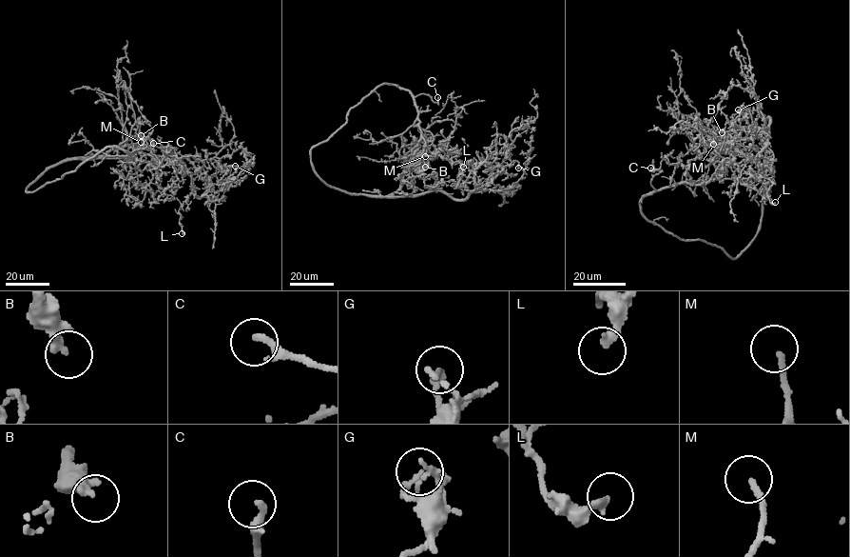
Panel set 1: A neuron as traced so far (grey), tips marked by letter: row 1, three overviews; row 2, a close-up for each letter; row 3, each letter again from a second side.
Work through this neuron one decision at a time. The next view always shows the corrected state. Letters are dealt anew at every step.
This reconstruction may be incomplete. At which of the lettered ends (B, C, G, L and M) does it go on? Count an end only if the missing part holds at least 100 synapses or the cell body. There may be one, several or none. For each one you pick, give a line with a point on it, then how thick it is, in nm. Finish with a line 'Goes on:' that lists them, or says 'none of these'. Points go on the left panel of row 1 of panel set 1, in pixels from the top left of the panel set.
Goes on: none of these

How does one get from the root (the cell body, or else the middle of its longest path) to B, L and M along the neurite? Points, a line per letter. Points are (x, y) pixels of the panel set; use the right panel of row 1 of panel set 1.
B: (734, 139), (726, 146), (718, 137), (712, 142), (713, 133), (705, 122), (722, 132)
L: (734, 139), (765, 137), (768, 131), (767, 146), (754, 161), (751, 172), (772, 182), (766, 197), (775, 202)
M: (734, 139), (723, 147), (720, 154), (711, 152), (713, 144)

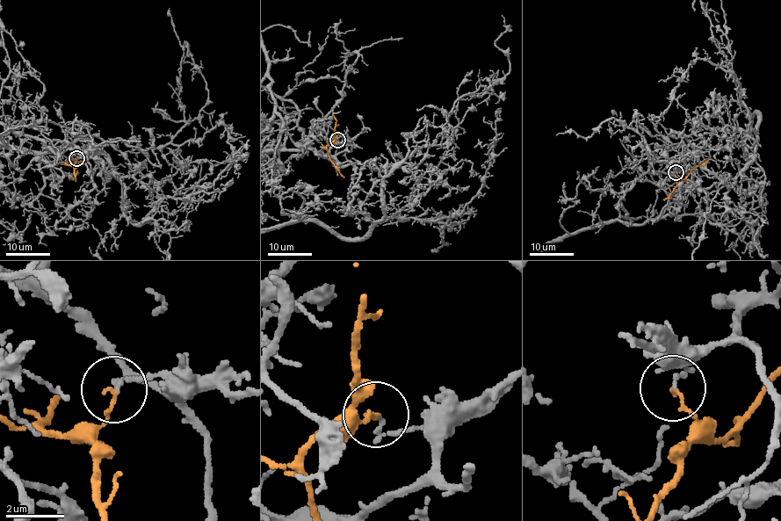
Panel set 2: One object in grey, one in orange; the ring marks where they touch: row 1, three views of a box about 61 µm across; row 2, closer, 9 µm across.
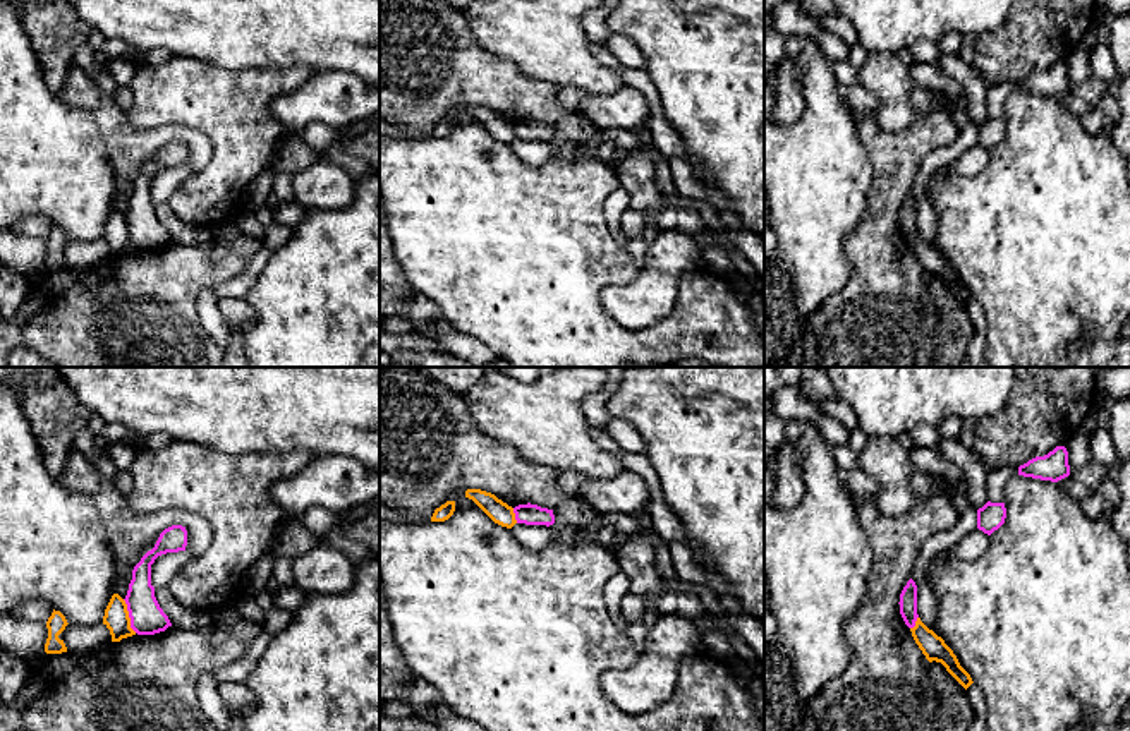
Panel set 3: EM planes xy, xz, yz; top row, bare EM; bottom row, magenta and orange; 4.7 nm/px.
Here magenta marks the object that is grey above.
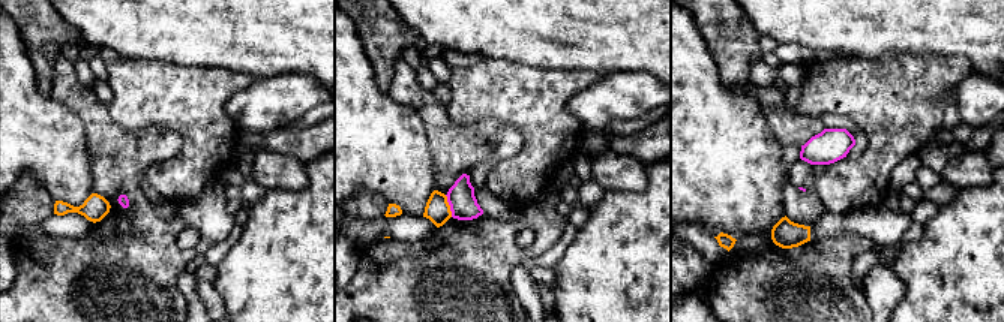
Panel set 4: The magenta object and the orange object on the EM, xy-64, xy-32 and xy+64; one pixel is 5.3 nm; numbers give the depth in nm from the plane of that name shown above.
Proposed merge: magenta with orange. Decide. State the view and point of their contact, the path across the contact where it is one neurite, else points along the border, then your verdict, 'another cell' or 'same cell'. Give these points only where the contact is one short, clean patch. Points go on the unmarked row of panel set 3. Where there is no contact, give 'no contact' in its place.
xy (129, 232) | along xy (122, 215), (129, 241), (136, 247) | another cell

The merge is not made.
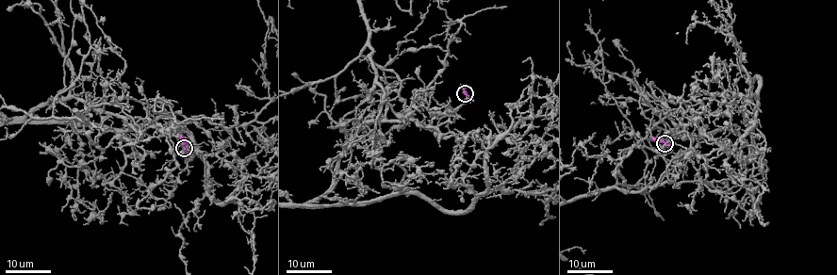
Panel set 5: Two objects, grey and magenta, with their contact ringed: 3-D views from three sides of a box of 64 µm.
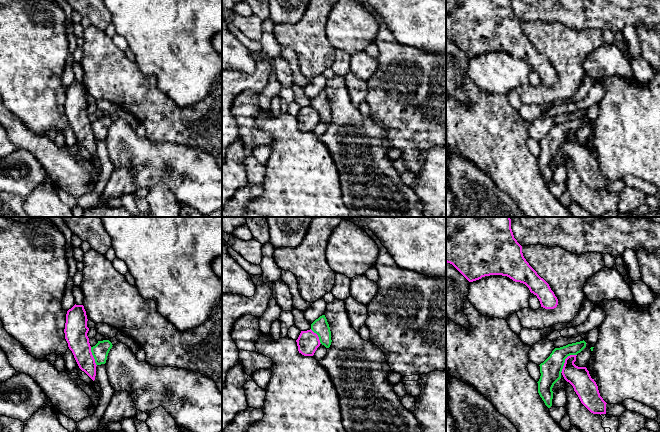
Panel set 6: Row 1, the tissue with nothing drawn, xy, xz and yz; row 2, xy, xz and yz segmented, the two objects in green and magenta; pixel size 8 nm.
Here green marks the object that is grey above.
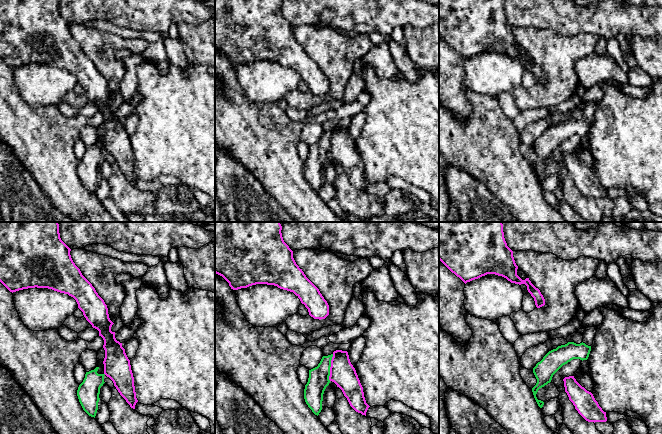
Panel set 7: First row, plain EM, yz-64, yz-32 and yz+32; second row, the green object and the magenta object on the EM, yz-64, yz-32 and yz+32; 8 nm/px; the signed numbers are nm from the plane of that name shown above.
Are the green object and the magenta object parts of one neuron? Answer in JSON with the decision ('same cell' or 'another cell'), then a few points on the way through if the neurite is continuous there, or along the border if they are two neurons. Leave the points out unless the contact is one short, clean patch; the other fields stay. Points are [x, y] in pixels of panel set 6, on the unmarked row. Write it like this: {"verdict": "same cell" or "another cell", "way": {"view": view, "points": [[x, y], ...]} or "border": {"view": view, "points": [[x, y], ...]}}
{"verdict": "another cell", "border": {"view": "yz", "points": [[576, 130], [570, 130], [565, 135], [560, 148]]}}

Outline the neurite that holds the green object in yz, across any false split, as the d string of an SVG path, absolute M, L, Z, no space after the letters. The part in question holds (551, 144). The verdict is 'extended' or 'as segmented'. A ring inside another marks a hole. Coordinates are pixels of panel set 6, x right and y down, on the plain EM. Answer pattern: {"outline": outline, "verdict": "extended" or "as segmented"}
{"outline": "M583 116L560 124L555 124L550 132L539 141L541 152L537 158L538 169L548 184L552 182L552 164L554 160L561 154L561 148L565 135L570 131L577 131L585 123L586 118Z", "verdict": "as segmented"}

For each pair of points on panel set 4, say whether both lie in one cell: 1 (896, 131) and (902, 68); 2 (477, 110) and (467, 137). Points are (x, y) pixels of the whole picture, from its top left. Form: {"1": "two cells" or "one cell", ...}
{"1": "one cell", "2": "two cells"}

